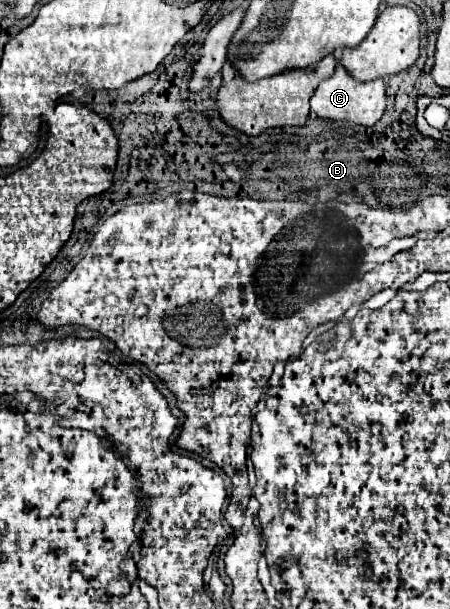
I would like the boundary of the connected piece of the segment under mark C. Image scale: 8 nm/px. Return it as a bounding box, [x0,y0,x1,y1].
[311,63,385,127]

